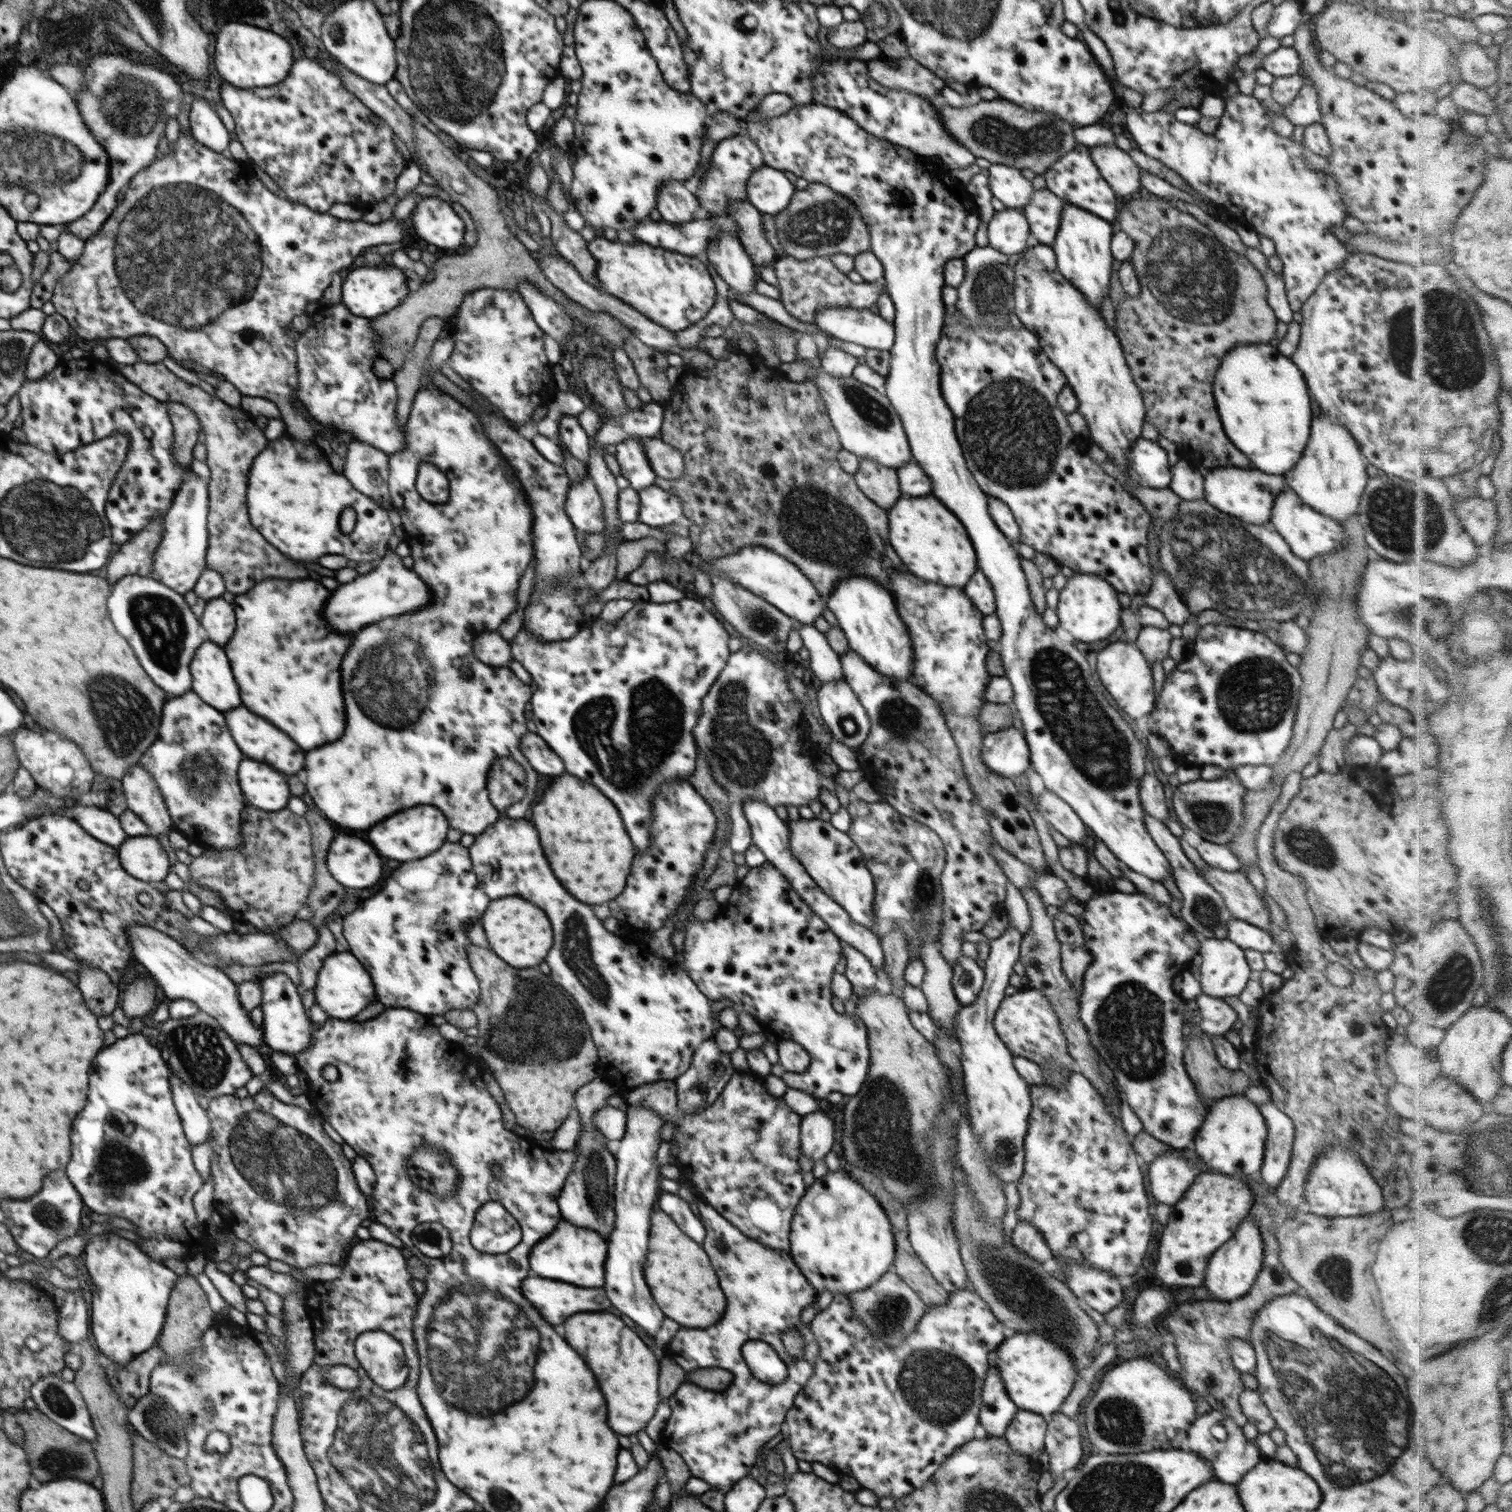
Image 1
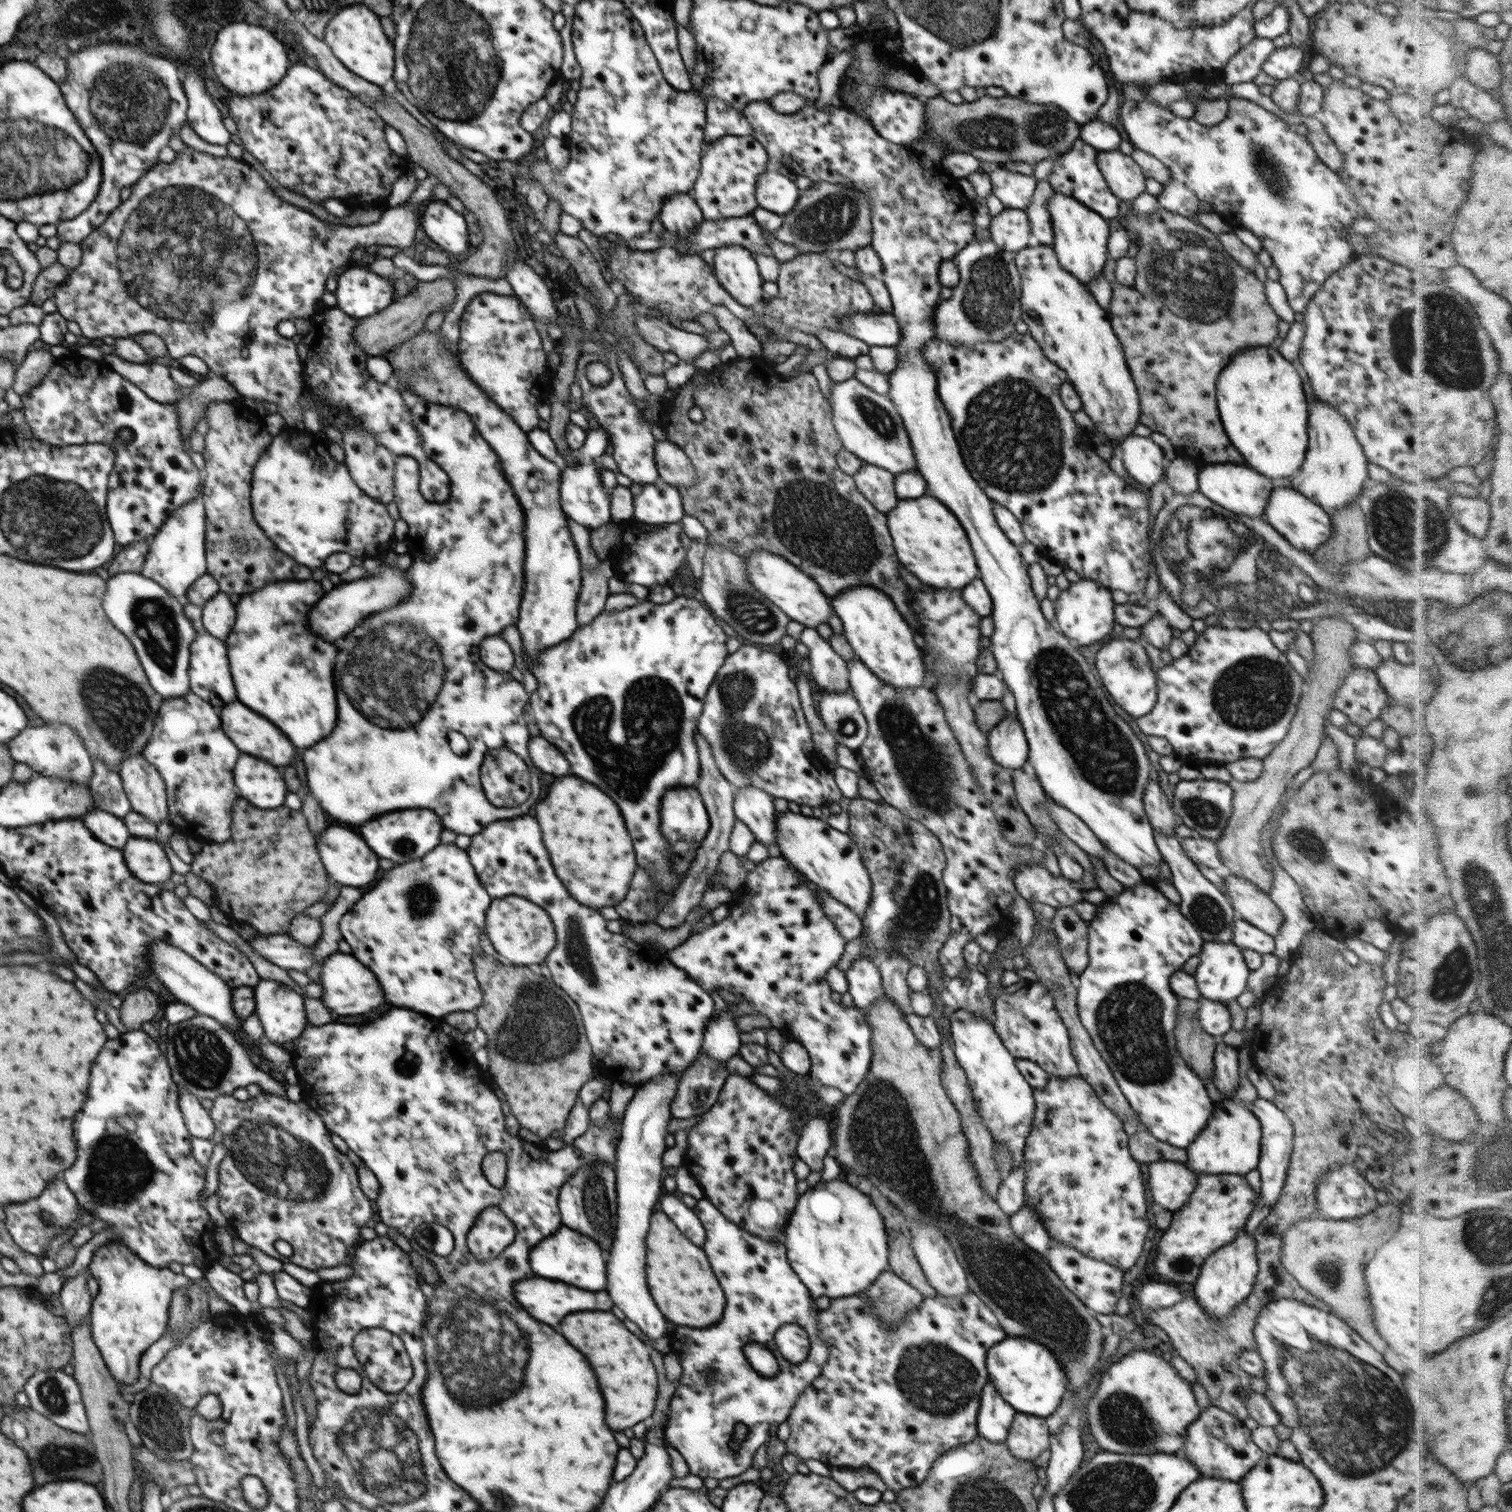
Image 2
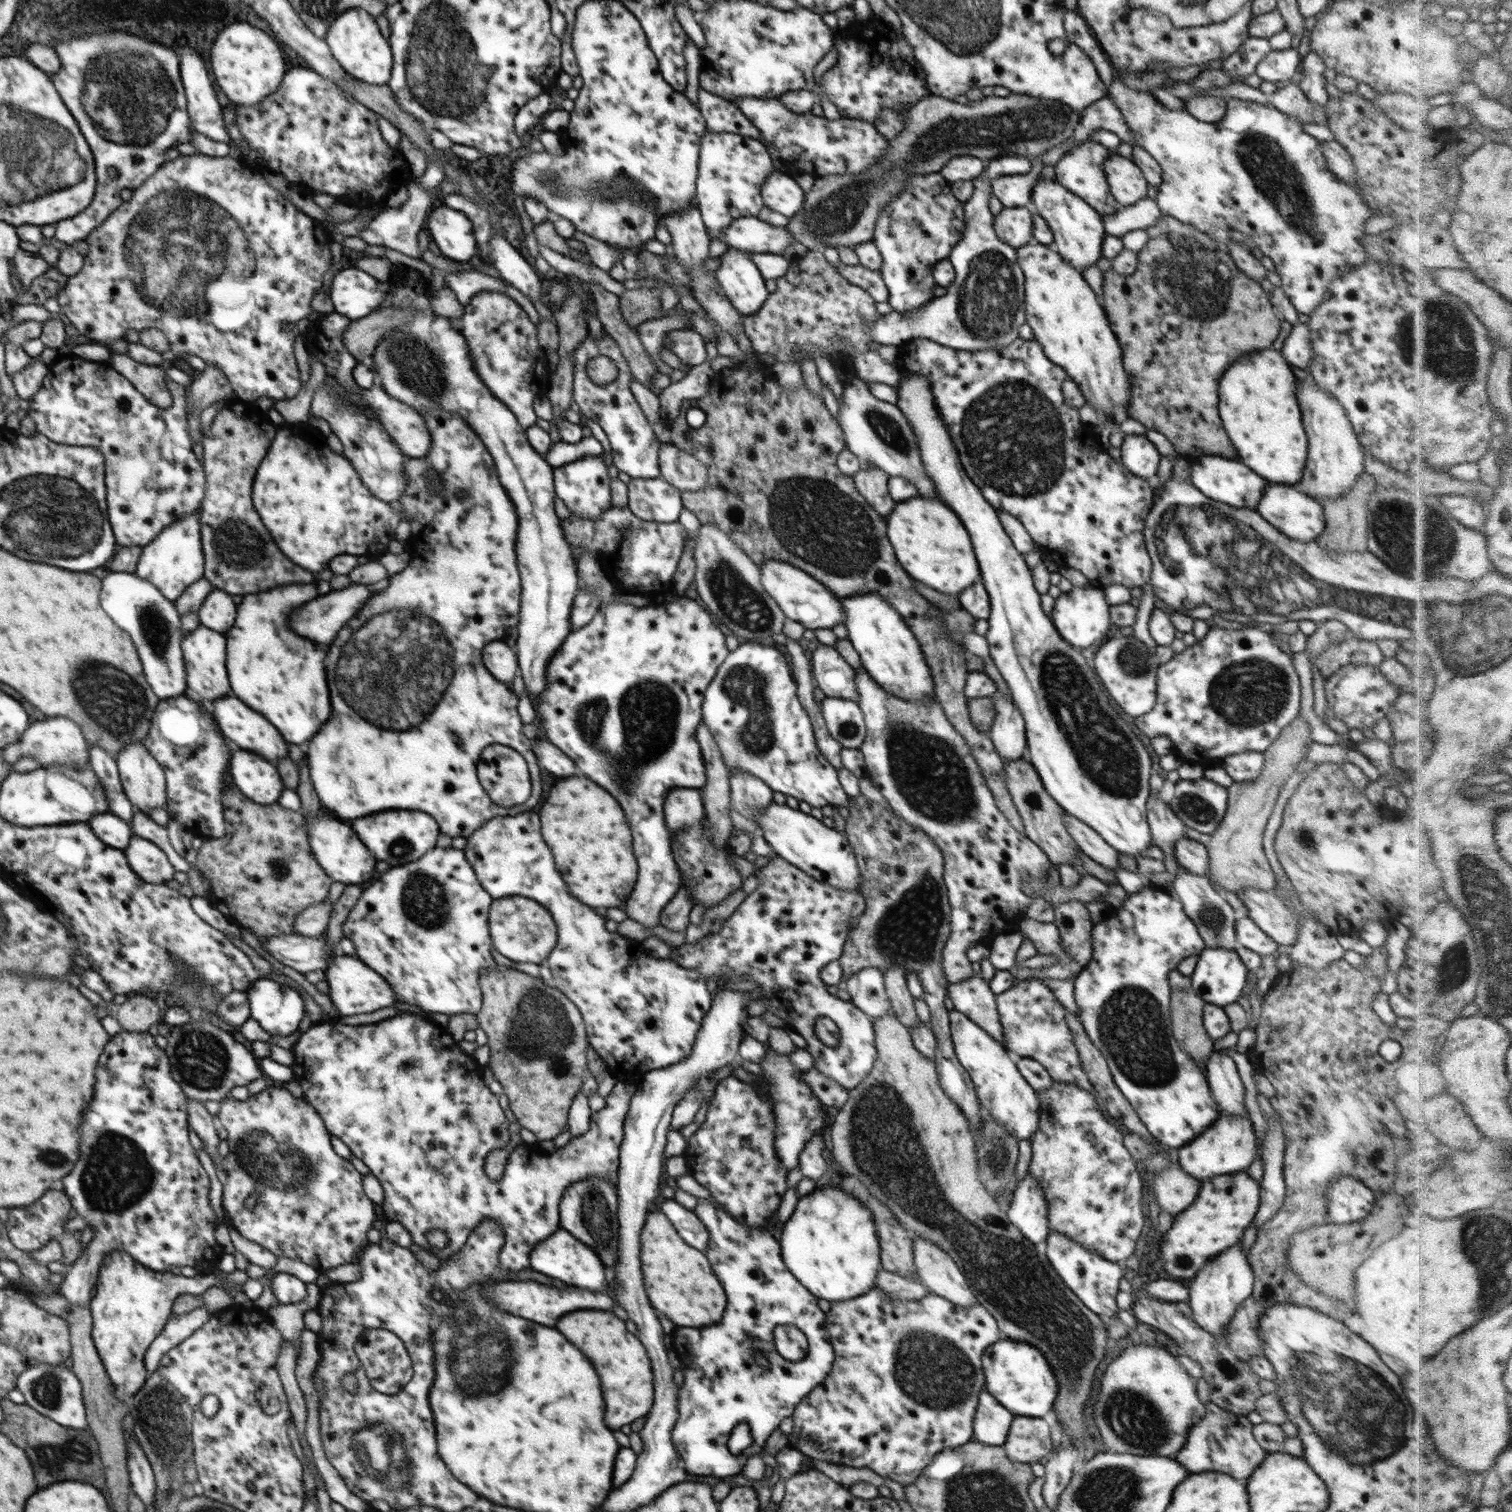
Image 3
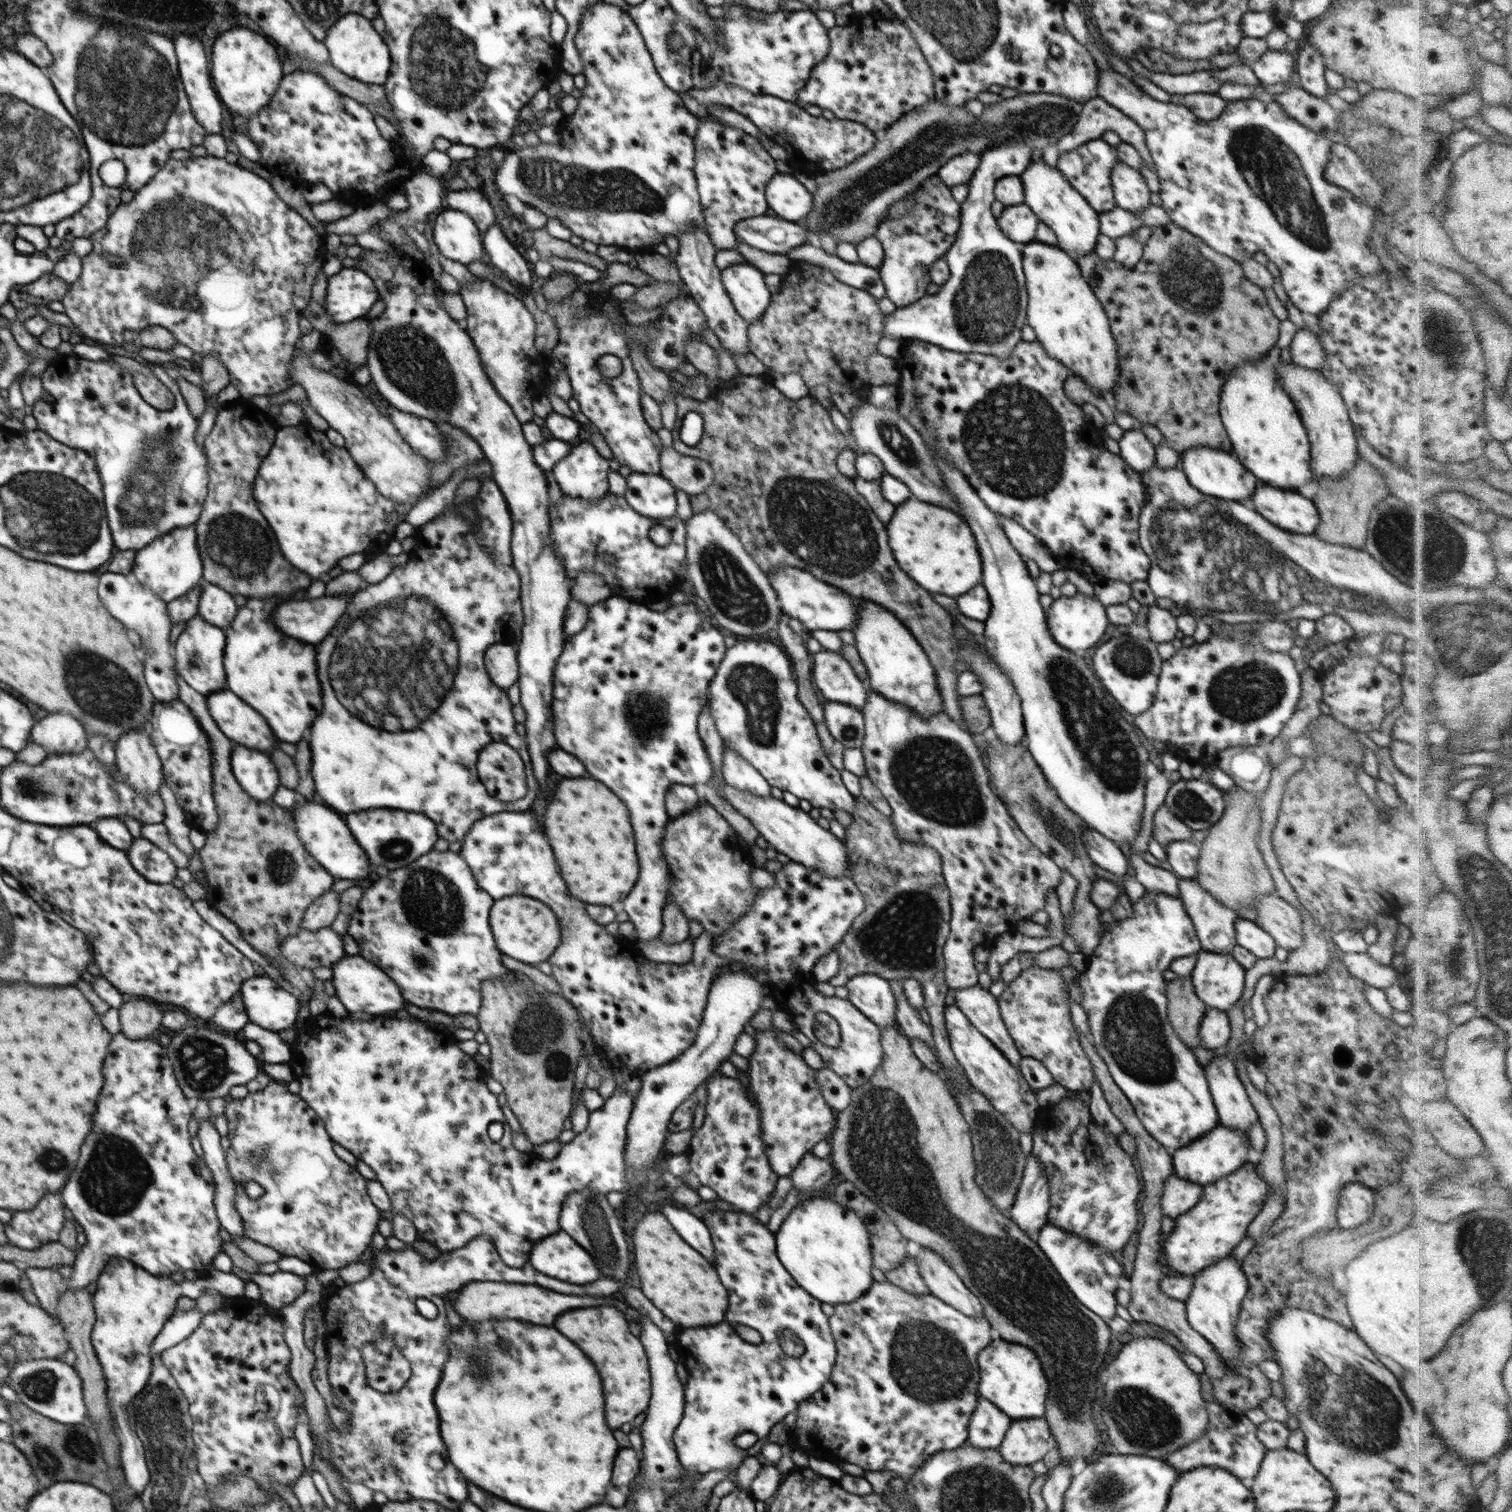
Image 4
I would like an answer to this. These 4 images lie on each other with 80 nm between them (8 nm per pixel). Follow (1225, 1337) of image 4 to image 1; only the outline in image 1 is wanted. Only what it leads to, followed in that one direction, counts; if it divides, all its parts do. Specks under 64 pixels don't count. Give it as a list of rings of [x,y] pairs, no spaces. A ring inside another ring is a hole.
[[[1246,1215],[1238,1225],[1234,1236],[1222,1244],[1208,1259],[1203,1286],[1212,1292],[1216,1301],[1231,1303],[1233,1300],[1244,1299],[1255,1284],[1265,1259],[1265,1244],[1261,1237],[1260,1223],[1254,1223],[1252,1215]]]

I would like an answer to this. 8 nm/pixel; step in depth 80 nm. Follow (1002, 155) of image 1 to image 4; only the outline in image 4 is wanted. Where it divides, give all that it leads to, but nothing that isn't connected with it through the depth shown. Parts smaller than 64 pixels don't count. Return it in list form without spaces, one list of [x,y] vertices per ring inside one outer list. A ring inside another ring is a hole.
[[[1045,92],[1020,93],[1014,98],[986,105],[984,117],[978,118],[966,108],[952,108],[936,100],[930,101],[930,104],[916,108],[914,112],[908,112],[895,124],[887,127],[884,138],[877,140],[872,150],[861,158],[851,162],[843,169],[816,174],[818,190],[813,194],[812,208],[797,223],[807,228],[809,234],[810,230],[817,234],[825,230],[836,242],[849,242],[857,245],[865,238],[875,234],[881,218],[885,216],[891,204],[904,198],[910,192],[914,192],[924,180],[939,174],[941,169],[954,157],[963,156],[968,151],[980,156],[987,148],[1007,142],[1007,140],[1023,142],[1032,150],[1046,148],[1049,144],[1058,142],[1074,128],[1083,110],[1084,104],[1082,103],[1076,103],[1059,94],[1046,94]]]

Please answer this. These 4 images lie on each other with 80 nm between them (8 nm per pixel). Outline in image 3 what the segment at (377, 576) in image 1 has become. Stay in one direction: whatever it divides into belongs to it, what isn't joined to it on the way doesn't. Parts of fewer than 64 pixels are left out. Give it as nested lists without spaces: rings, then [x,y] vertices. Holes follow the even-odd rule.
[[[354,583],[343,590],[331,590],[326,596],[320,596],[316,600],[311,600],[304,604],[302,608],[295,608],[290,614],[290,626],[304,638],[310,638],[314,642],[324,642],[330,644],[336,637],[341,628],[347,625],[349,620],[367,603],[367,600],[381,590],[382,584],[364,585]]]

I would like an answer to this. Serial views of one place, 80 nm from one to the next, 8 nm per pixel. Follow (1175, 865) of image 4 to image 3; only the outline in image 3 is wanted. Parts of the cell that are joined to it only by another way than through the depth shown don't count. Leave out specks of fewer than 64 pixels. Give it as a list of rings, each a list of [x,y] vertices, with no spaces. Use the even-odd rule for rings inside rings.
[[[1186,836],[1175,842],[1173,859],[1180,864],[1180,872],[1184,870],[1195,872],[1196,876],[1207,872],[1209,854],[1205,841],[1190,839]]]

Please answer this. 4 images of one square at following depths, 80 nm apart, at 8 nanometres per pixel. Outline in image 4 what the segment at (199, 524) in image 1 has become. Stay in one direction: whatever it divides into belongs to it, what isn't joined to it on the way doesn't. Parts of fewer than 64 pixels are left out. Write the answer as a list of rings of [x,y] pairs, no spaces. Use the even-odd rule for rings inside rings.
[[[184,526],[184,528],[174,528],[172,532],[162,534],[149,546],[136,552],[136,566],[131,573],[136,580],[150,588],[154,594],[162,597],[166,602],[172,602],[184,594],[188,594],[203,579],[203,562],[198,548],[196,548],[196,526]]]

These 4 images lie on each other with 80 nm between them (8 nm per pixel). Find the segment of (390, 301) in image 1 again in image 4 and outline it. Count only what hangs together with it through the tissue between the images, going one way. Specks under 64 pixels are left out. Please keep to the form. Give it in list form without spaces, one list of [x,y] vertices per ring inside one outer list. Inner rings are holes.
[[[343,267],[327,283],[326,312],[336,324],[364,318],[379,300],[372,278],[356,267]]]

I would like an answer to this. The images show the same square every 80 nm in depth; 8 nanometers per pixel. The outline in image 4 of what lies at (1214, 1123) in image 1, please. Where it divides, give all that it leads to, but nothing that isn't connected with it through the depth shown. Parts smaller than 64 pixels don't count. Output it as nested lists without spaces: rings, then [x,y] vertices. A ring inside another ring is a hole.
[[[1218,1125],[1205,1136],[1190,1145],[1172,1152],[1173,1170],[1180,1178],[1198,1184],[1208,1184],[1220,1177],[1231,1175],[1237,1171],[1248,1158],[1250,1152],[1248,1136],[1244,1136],[1240,1130],[1230,1130],[1226,1125]]]

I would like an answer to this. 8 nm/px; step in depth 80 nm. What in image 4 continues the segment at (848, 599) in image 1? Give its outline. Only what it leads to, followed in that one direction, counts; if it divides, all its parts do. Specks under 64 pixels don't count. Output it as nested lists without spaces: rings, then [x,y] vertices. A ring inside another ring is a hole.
[[[863,599],[859,604],[859,617],[853,626],[855,638],[855,648],[860,659],[864,662],[868,673],[868,686],[876,692],[882,693],[887,699],[899,702],[913,708],[921,717],[929,717],[934,713],[944,710],[942,697],[937,685],[934,668],[930,665],[930,660],[923,648],[918,644],[914,635],[906,628],[905,624],[887,607],[879,605],[877,602]]]

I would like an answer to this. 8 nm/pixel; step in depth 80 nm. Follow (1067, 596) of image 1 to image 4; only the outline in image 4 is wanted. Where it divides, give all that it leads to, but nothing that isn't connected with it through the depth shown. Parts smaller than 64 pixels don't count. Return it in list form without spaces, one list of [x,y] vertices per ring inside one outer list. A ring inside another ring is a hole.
[[[1078,593],[1072,598],[1054,599],[1047,612],[1047,623],[1050,634],[1058,644],[1062,645],[1062,648],[1065,648],[1064,650],[1084,656],[1086,650],[1092,649],[1094,644],[1101,642],[1101,638],[1108,628],[1109,620],[1106,606],[1102,605],[1095,597],[1090,598]]]

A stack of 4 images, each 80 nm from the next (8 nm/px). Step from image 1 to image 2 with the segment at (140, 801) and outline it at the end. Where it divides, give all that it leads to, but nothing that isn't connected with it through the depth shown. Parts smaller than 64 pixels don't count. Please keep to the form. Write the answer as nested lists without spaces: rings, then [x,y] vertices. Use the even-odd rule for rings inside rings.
[[[142,754],[127,756],[118,773],[132,811],[155,823],[169,816],[165,781]]]

